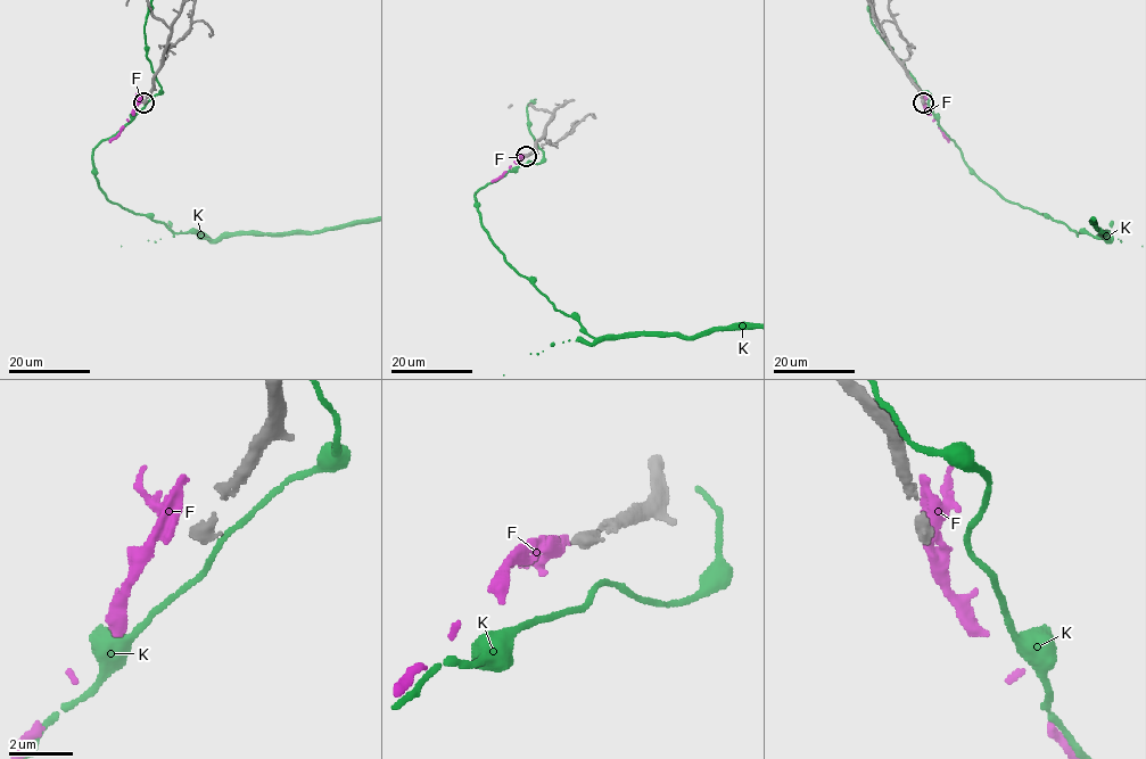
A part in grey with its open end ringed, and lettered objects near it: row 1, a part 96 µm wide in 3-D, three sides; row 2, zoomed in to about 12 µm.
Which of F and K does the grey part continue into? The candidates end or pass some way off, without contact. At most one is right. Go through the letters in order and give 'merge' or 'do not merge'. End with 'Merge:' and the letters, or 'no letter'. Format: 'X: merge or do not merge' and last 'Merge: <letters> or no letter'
F: do not merge
K: do not merge
Merge: no letter

